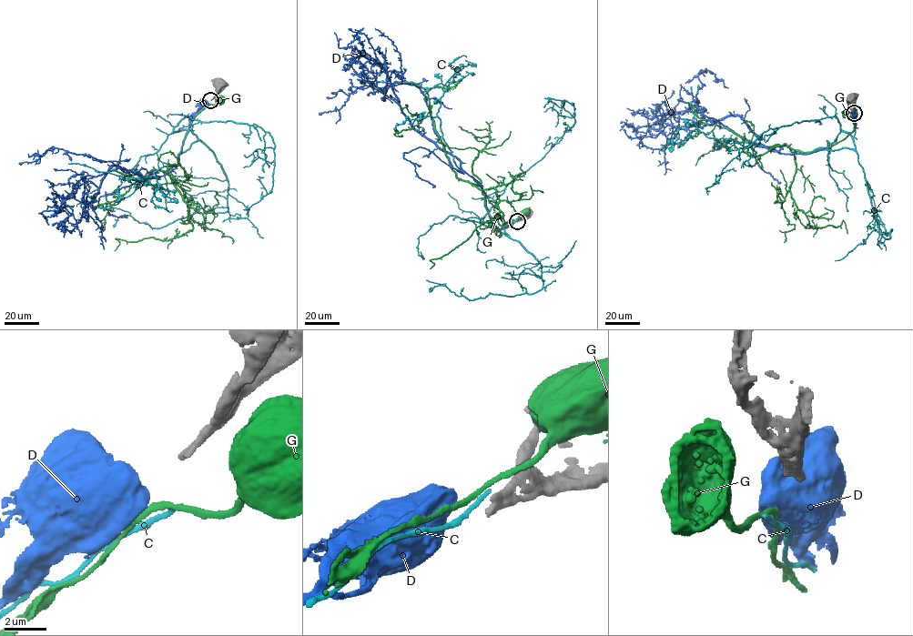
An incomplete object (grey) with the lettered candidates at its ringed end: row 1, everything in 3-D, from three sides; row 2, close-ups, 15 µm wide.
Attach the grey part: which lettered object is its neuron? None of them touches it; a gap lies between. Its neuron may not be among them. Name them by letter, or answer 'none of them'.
none of them

